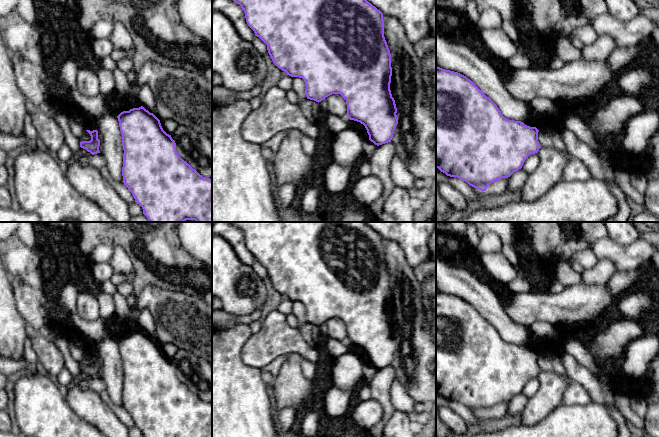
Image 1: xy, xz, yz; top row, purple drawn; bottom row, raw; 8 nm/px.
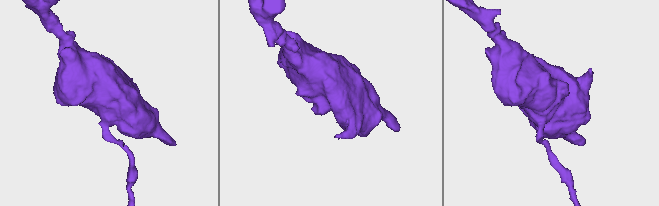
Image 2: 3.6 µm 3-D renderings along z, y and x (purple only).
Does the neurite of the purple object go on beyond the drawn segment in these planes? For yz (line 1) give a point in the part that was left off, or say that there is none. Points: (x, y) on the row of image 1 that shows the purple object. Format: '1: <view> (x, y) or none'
1: none

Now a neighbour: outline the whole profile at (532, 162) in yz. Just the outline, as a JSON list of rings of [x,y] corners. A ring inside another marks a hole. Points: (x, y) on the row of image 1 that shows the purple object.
[[[537,153],[531,154],[528,156],[528,158],[525,160],[522,169],[527,172],[528,174],[531,174],[540,164],[540,158]]]

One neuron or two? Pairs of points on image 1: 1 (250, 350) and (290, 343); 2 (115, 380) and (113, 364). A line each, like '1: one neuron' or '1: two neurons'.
1: one neuron
2: one neuron

